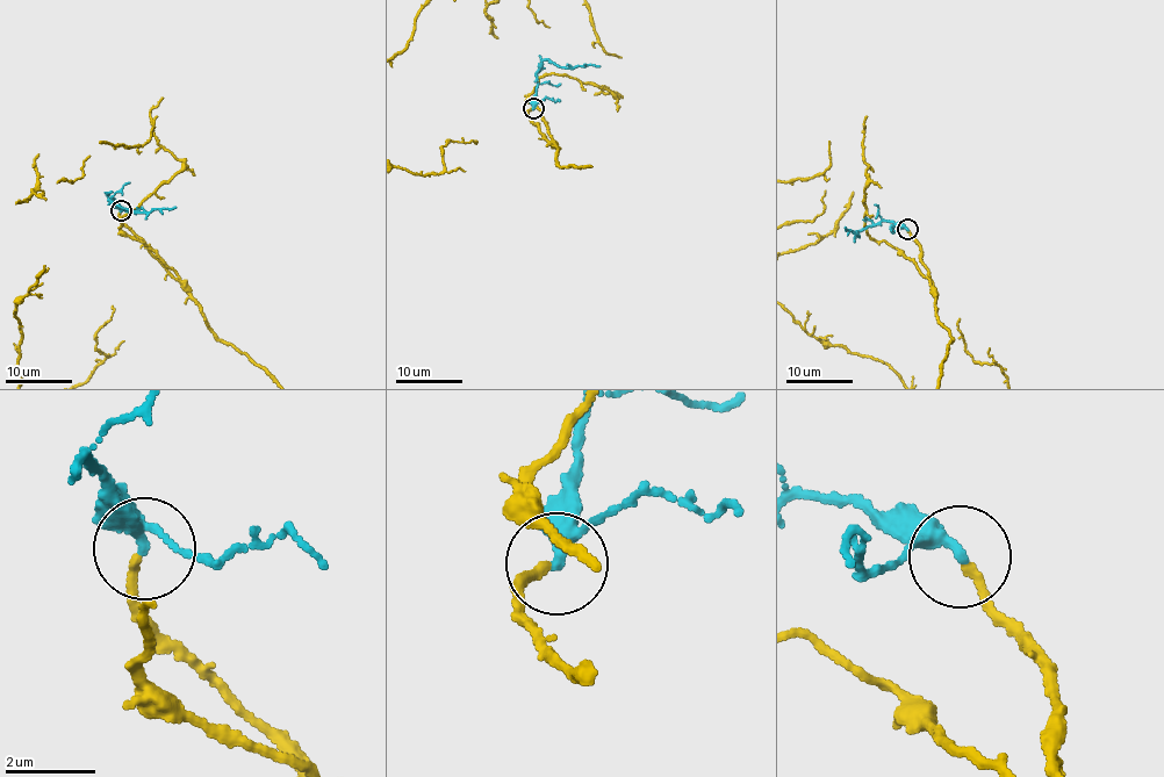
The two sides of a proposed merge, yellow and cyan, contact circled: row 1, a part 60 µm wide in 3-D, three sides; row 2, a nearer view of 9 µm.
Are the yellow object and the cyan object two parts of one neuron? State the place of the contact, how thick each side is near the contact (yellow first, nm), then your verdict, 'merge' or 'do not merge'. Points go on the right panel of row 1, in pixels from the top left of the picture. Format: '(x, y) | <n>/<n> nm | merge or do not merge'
(907, 229) | 190/240 nm | merge

